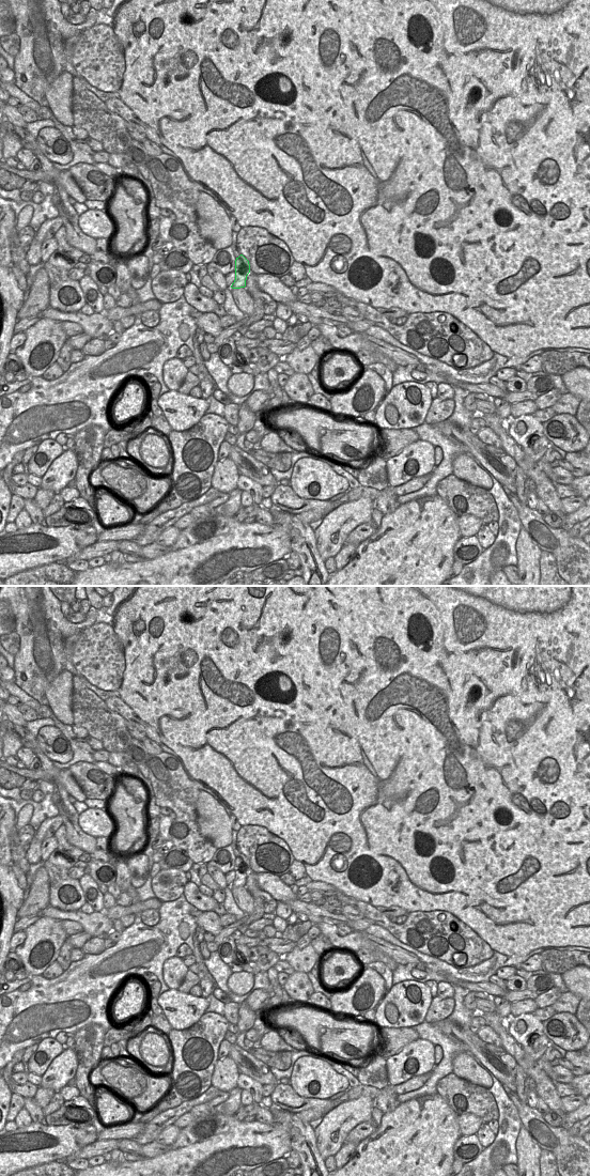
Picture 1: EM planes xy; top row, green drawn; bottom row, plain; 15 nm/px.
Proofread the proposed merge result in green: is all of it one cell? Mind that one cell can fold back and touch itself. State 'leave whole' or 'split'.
split

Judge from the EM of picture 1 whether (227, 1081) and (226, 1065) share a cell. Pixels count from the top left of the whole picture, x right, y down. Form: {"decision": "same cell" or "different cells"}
{"decision": "same cell"}

